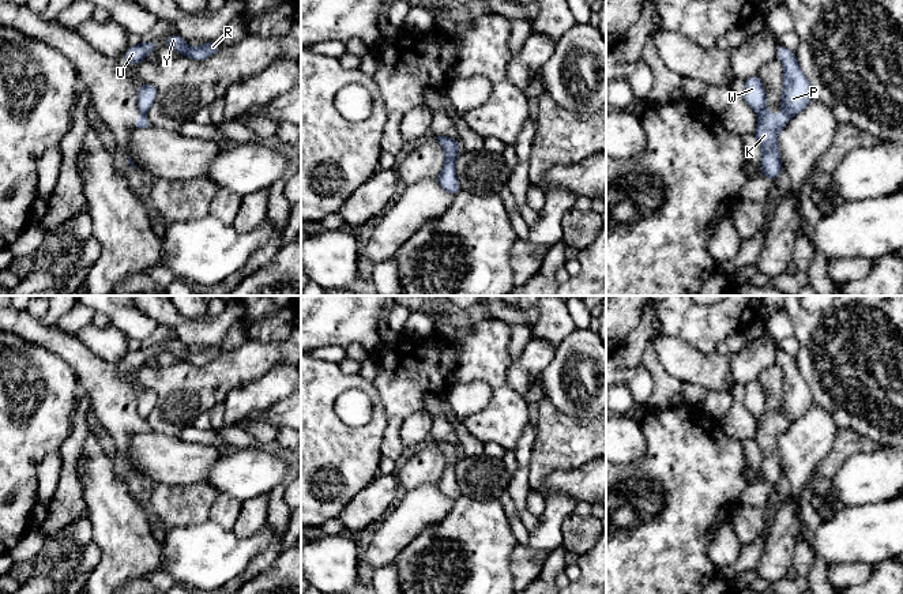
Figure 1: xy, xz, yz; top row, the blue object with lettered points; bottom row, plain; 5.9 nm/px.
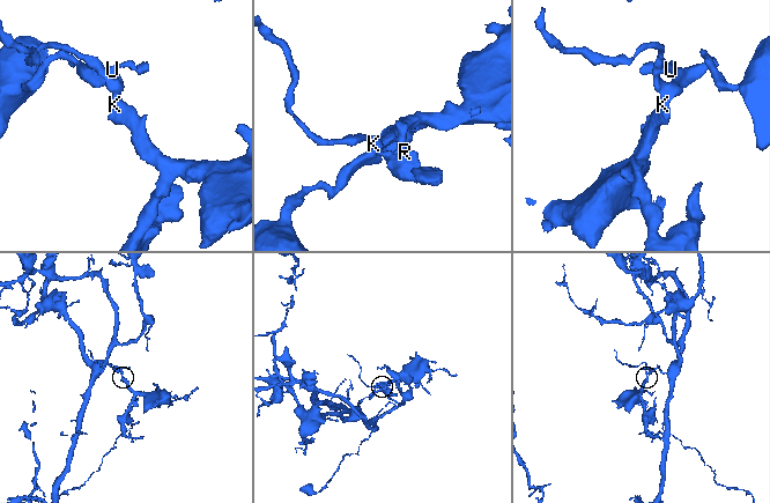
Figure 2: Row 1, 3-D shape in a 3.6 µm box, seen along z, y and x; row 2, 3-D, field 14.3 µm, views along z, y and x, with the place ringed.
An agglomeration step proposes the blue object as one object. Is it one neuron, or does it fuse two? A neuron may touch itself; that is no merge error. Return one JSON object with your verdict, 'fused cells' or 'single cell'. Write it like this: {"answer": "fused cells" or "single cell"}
{"answer": "fused cells"}

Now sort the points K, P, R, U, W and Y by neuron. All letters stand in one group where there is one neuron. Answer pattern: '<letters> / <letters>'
K / P R U W Y

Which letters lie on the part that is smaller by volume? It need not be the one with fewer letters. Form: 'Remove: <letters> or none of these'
Remove: K

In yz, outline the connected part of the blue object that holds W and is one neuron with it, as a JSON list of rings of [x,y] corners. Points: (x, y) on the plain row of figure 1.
[[[757,380],[745,384],[744,406],[757,418],[765,414],[767,396]]]

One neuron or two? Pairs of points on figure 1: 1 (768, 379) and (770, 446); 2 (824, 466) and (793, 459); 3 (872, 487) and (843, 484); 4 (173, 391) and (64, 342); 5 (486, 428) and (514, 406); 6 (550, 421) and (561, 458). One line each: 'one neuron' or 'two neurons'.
1: one neuron
2: two neurons
3: one neuron
4: one neuron
5: one neuron
6: one neuron

